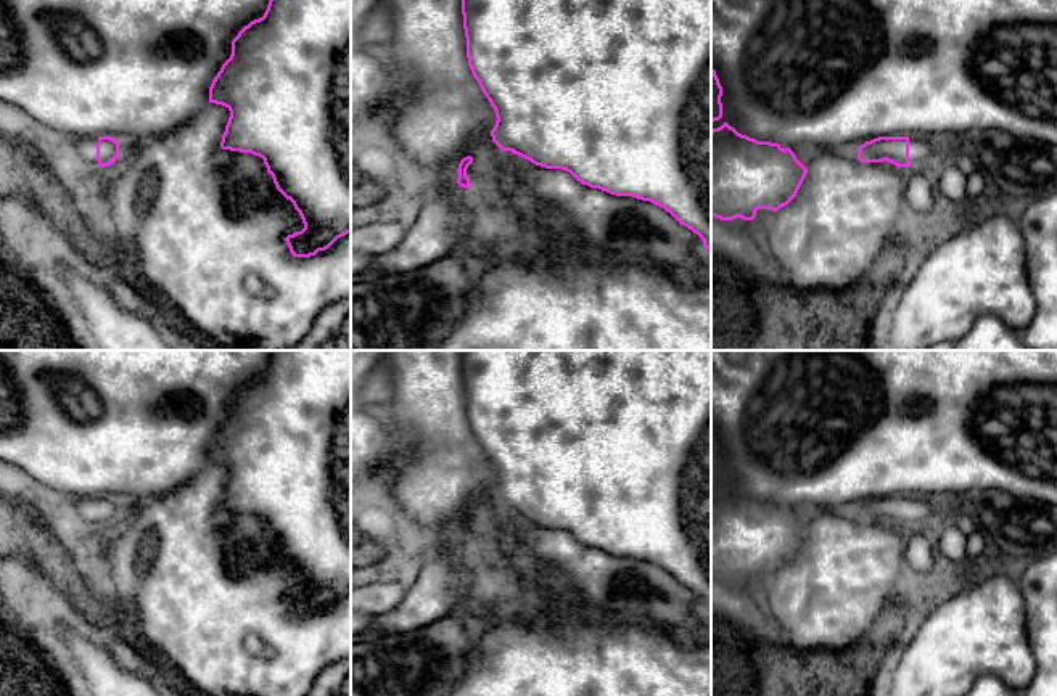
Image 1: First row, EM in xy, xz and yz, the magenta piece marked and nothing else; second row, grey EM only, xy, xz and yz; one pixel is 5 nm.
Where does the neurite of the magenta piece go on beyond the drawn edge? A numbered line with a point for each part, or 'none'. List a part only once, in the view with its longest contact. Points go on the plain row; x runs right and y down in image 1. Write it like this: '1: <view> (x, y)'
1: xy (84, 510)

